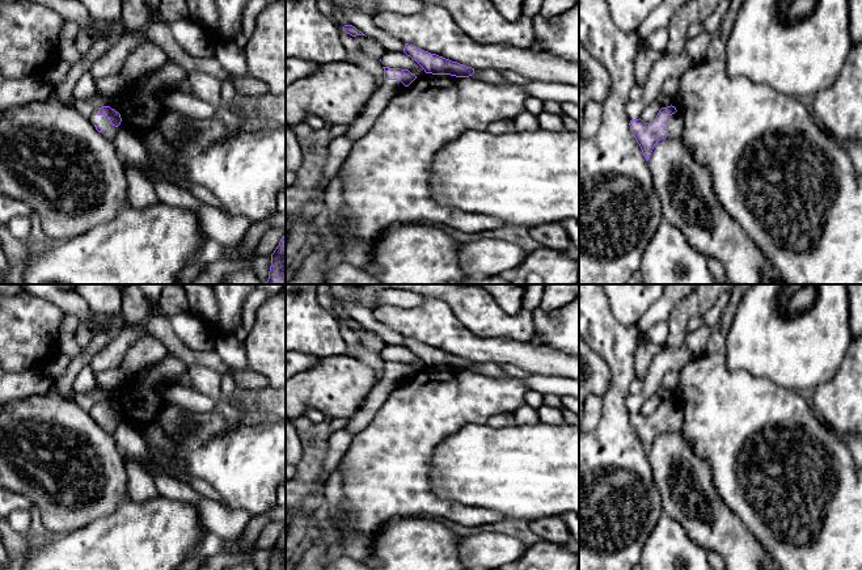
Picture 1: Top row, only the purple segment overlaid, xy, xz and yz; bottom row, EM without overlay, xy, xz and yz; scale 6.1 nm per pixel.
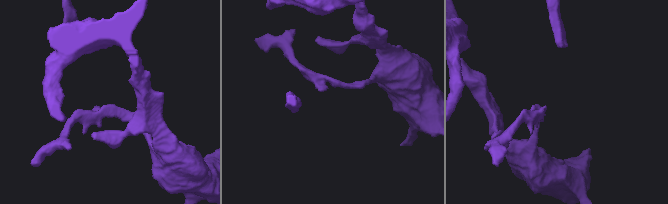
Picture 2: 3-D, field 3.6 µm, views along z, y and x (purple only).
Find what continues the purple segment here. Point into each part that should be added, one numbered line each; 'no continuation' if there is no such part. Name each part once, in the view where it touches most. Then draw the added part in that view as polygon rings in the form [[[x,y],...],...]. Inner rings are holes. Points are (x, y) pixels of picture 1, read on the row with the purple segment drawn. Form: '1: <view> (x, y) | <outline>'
1: xy (109, 131) | [[[92,113],[89,115],[89,121],[96,124],[100,126],[102,128],[102,135],[110,140],[114,139],[114,136],[117,135],[117,132],[123,127],[123,122],[121,122],[121,124],[118,127],[113,126],[110,123],[110,121],[107,119],[107,117],[103,115],[97,115],[94,113]]]

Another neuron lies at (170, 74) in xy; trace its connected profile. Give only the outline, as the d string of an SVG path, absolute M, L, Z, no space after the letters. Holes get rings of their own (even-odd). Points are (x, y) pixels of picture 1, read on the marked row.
M169 59L161 67L141 75L135 81L135 86L144 93L152 93L162 86L174 86L187 79L189 73Z

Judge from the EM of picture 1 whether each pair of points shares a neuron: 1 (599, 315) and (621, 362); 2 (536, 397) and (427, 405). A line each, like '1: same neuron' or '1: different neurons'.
1: same neuron
2: different neurons

